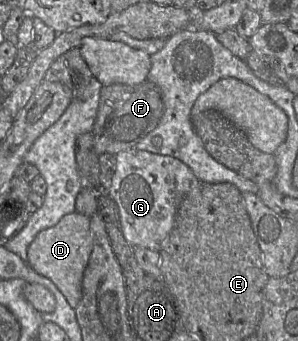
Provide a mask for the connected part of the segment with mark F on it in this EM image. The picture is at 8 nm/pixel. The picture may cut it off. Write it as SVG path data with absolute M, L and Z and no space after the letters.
M146 80L137 85L112 84L102 86L97 117L93 127L94 150L101 154L116 155L136 148L152 132L164 114L164 103L159 87Z

